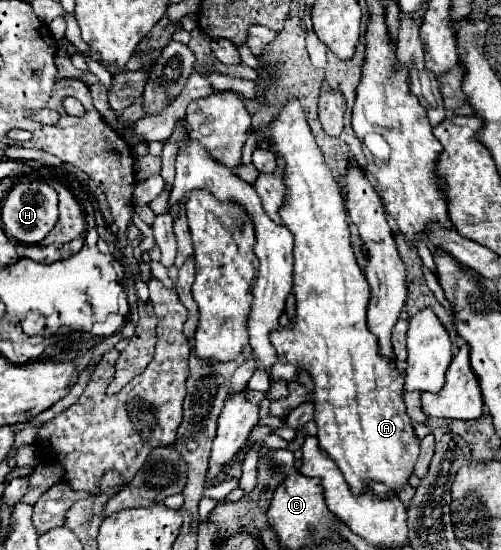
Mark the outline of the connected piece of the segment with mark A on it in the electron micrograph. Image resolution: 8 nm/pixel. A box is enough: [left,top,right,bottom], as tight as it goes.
[270,100,420,494]

